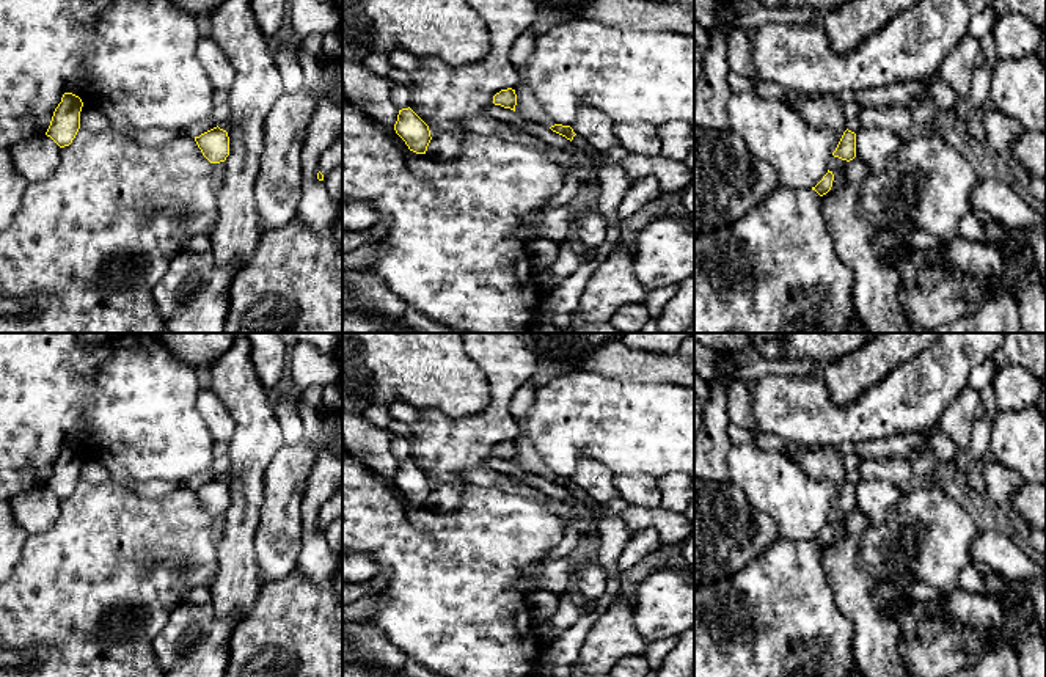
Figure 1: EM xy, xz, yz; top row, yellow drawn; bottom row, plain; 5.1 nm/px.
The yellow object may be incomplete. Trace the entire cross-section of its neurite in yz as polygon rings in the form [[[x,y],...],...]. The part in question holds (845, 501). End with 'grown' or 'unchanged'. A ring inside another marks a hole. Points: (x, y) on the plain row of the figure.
[[[847,481],[832,507],[847,514],[853,512],[856,509],[856,485]]]; unchanged

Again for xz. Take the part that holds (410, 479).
[[[410,459],[399,462],[394,482],[405,493],[410,503],[426,506],[432,492],[430,482]]]; unchanged

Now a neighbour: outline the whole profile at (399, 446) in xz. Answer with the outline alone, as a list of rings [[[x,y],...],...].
[[[394,435],[390,445],[390,449],[391,449],[393,457],[397,462],[402,462],[402,460],[408,460],[411,446],[408,440],[399,435]]]

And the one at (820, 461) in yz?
[[[812,445],[801,446],[801,452],[790,454],[806,473],[814,478],[825,478],[834,484],[834,503],[847,482],[847,471],[843,467],[845,456],[837,451],[834,445]]]

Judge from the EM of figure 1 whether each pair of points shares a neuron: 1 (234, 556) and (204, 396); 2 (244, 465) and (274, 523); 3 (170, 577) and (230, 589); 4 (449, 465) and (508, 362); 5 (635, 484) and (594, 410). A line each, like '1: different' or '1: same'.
1: different
2: different
3: different
4: same
5: different

